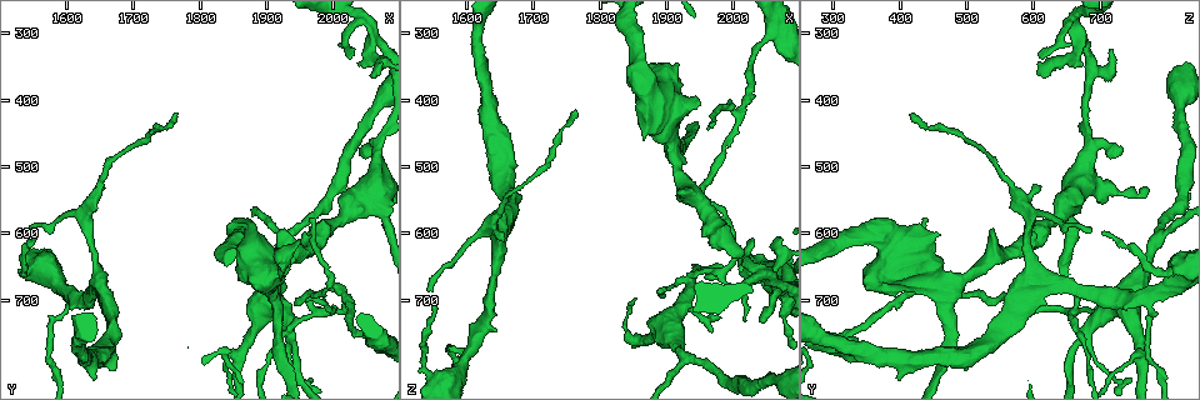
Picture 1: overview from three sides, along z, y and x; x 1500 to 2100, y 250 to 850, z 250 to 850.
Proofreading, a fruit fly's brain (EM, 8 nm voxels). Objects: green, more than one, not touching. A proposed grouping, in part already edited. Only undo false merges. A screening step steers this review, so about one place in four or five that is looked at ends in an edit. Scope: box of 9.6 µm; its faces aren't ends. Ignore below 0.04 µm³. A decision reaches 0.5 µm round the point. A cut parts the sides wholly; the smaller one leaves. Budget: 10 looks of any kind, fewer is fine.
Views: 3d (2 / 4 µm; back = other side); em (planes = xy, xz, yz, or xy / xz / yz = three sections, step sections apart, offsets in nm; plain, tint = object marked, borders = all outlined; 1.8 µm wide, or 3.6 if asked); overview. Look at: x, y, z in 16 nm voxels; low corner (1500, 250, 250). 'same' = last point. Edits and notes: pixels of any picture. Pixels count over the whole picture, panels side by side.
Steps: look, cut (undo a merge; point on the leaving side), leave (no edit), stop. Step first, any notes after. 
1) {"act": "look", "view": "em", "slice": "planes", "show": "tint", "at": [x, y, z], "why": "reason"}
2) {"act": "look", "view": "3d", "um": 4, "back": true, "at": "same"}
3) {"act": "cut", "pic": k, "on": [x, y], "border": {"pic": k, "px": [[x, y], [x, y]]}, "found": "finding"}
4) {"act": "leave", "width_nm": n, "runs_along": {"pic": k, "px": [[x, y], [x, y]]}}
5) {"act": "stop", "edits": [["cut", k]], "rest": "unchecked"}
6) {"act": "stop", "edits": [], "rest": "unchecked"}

{"act": "look", "view": "em", "um": 3.6, "slice": "planes", "show": "tint", "at": [2065, 760, 295], "why": "sharp bend"}

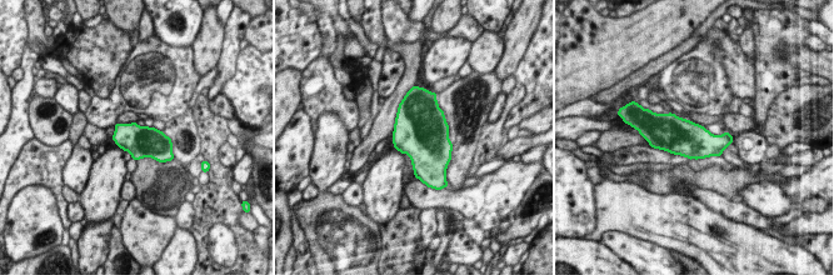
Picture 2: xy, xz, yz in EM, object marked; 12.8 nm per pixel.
{"act": "leave", "found": "one neuron here"}

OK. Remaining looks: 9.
{"act": "look", "view": "3d", "um": 4, "at": [1940, 740, 680], "why": "thin arm on a thick one"}

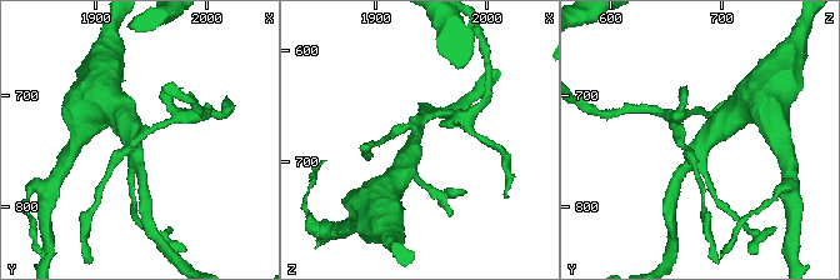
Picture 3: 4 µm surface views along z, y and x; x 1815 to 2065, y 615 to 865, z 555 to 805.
{"act": "look", "view": "em", "slice": "planes", "show": "borders", "at": [1936, 744, 678]}

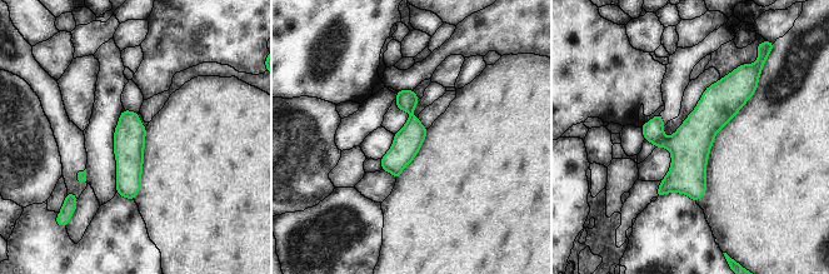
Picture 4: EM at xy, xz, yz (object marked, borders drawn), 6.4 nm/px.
{"act": "cut", "pic": 4, "on": [690, 144], "width_nm": 180, "found": "two neurons meet here"}

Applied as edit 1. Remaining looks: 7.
{"act": "look", "view": "overview"}

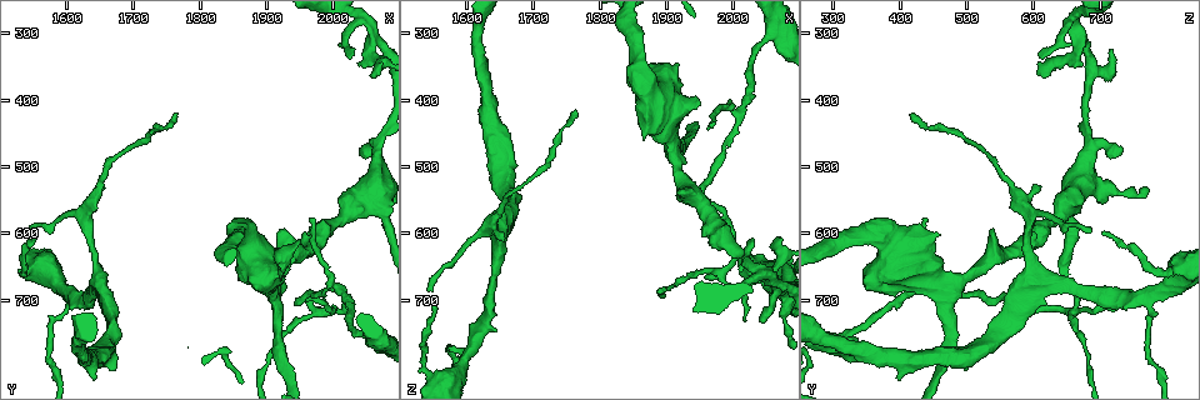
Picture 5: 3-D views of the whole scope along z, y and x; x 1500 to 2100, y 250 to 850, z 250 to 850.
{"act": "look", "view": "em", "um": 3.6, "slice": "planes", "show": "tint", "at": [2065, 505, 675], "why": "a fork"}

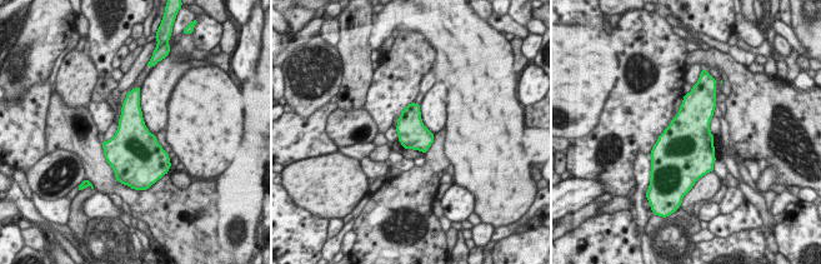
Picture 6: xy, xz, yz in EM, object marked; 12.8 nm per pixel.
{"act": "leave", "found": "all the same neuron"}

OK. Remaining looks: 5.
{"act": "look", "view": "em", "slice": "yz", "step": 16, "show": "tint", "at": [2065, 315, 675], "why": "two arms in line, one across"}

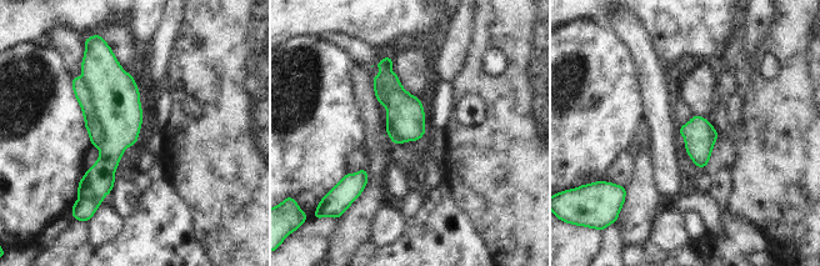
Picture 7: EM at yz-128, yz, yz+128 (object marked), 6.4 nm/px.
{"act": "cut", "pic": 7, "on": [93, 124], "part_leaving": {"pic": 7, "px": [[80, 83], [98, 142]]}, "found": "a second neuron is stuck on"}

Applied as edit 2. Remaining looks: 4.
{"act": "stop", "edits": [["cut", 4], ["cut", 7]], "rest": "unchecked"}

